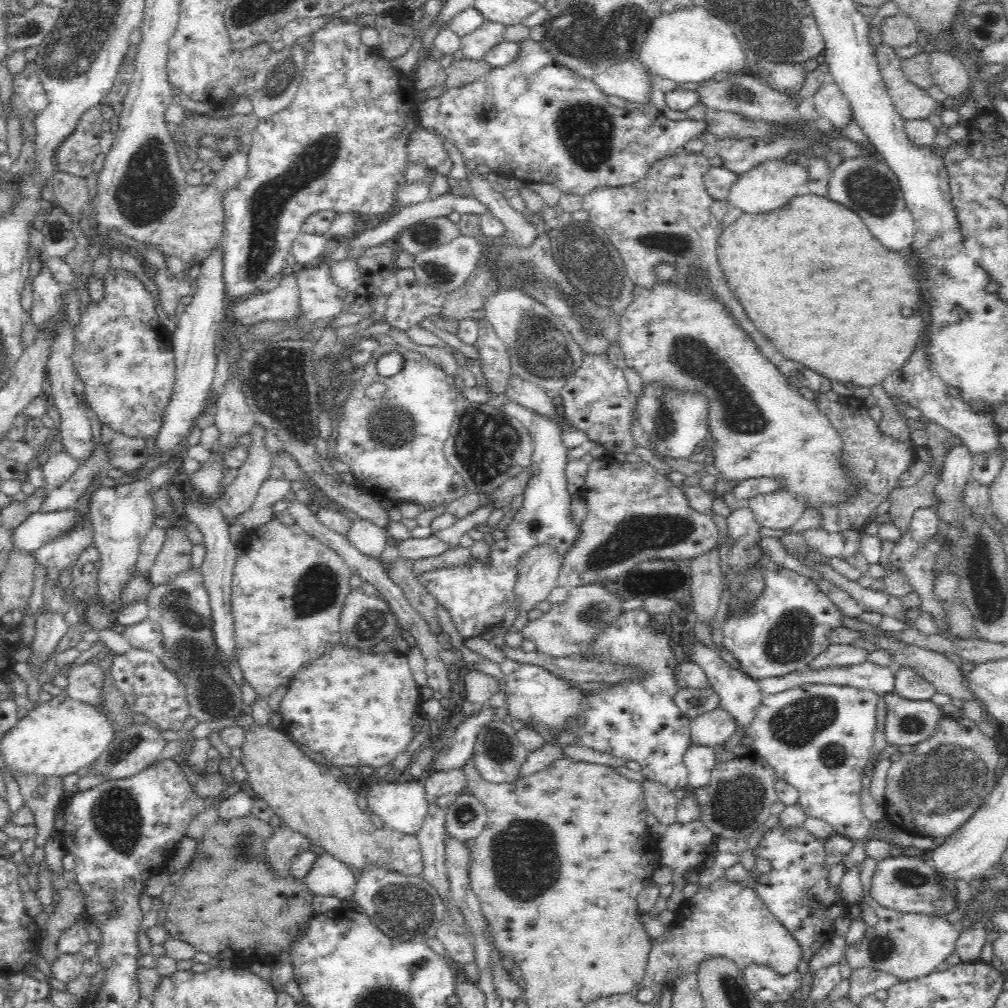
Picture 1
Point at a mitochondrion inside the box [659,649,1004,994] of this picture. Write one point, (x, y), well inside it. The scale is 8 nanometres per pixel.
(934, 788)

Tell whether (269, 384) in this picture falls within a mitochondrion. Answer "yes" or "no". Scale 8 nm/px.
yes

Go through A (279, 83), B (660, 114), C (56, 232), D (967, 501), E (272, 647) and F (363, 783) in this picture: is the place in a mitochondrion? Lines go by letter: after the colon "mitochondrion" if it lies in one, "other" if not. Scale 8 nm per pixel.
A: mitochondrion
B: other
C: other
D: other
E: other
F: other

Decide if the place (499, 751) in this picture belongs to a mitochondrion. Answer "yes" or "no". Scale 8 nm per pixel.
yes

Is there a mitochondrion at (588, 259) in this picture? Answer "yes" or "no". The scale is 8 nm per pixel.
yes

